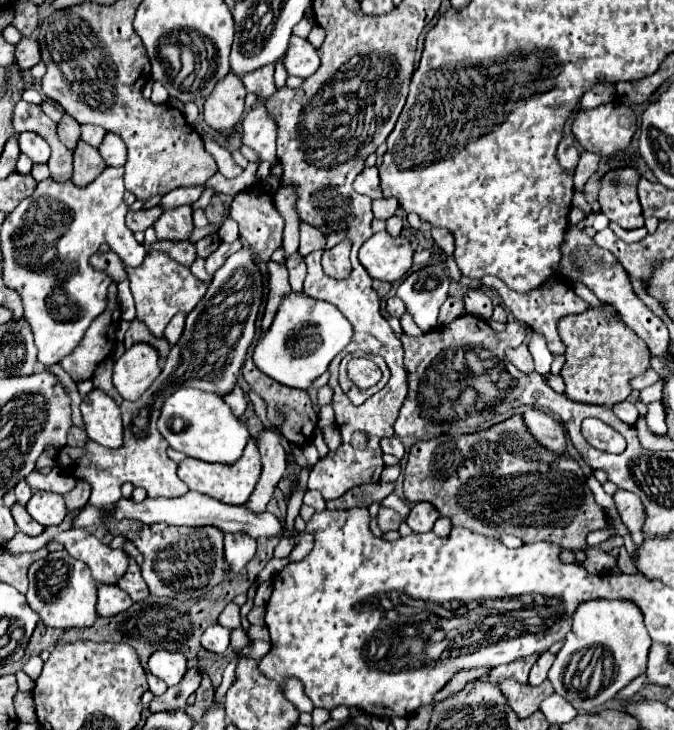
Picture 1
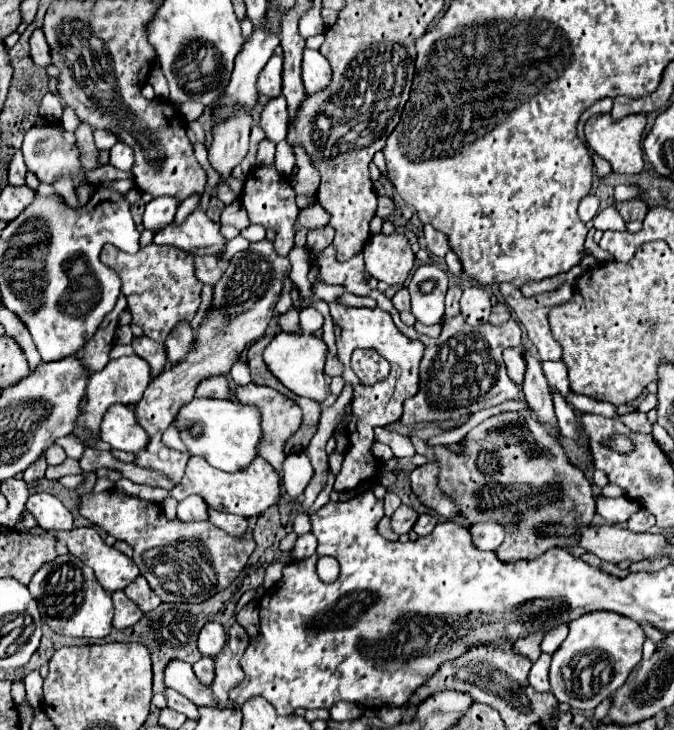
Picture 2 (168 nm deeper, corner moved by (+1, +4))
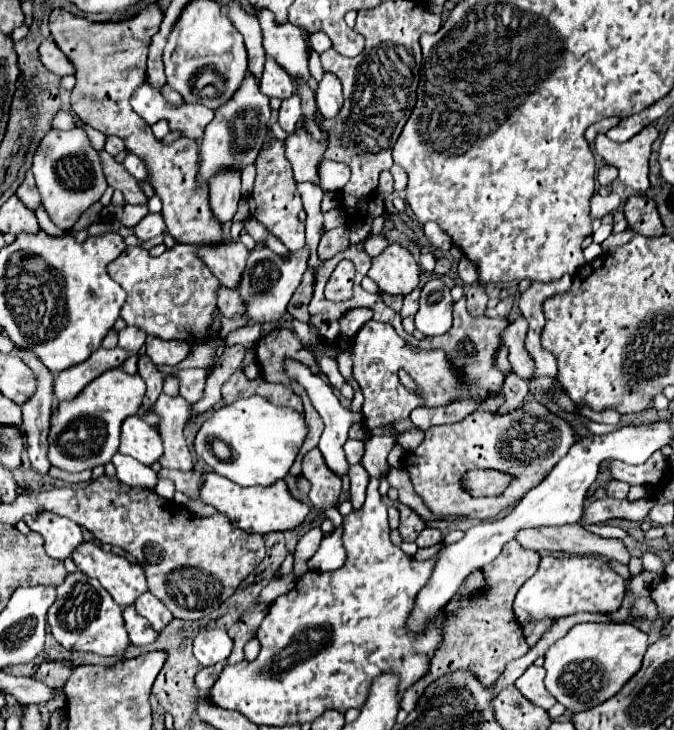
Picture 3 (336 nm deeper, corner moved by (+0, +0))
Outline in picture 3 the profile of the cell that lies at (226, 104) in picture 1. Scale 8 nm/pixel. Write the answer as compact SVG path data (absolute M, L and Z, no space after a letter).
M218 172L210 180L210 208L220 222L232 220L240 200L240 172Z

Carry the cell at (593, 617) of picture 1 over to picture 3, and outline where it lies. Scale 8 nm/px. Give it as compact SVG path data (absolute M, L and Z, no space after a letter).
M628 622L576 624L546 652L546 688L570 712L584 712L612 698L638 670L648 648L648 634Z

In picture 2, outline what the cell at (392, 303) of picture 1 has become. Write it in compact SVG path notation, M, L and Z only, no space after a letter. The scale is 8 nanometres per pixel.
M401 288L401 290L395 294L395 298L393 298L393 304L395 304L395 308L397 308L399 312L403 312L403 310L409 310L409 306L411 306L411 298L409 298L409 292L407 292L407 288Z

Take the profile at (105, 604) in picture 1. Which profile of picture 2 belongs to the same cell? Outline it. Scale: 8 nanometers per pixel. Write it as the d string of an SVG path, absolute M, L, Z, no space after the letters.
M113 592L111 596L113 596L113 604L115 604L113 626L119 630L135 626L141 620L143 612L125 596L125 592Z

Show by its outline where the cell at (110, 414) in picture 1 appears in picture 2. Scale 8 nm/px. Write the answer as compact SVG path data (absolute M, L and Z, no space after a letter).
M115 404L107 410L107 416L103 418L101 440L109 442L115 450L137 454L147 446L149 436L139 426L131 408L123 404Z

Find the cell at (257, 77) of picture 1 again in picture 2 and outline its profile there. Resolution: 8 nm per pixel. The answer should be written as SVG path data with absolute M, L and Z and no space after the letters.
M271 56L271 60L267 62L267 66L263 68L263 72L259 74L259 92L267 94L271 98L281 94L281 66L283 66L283 58L281 56Z

